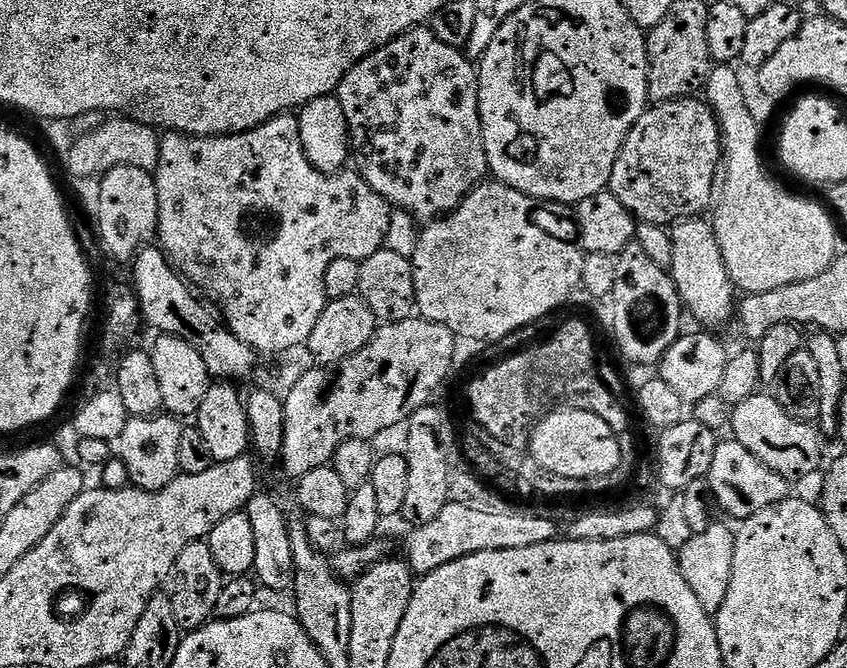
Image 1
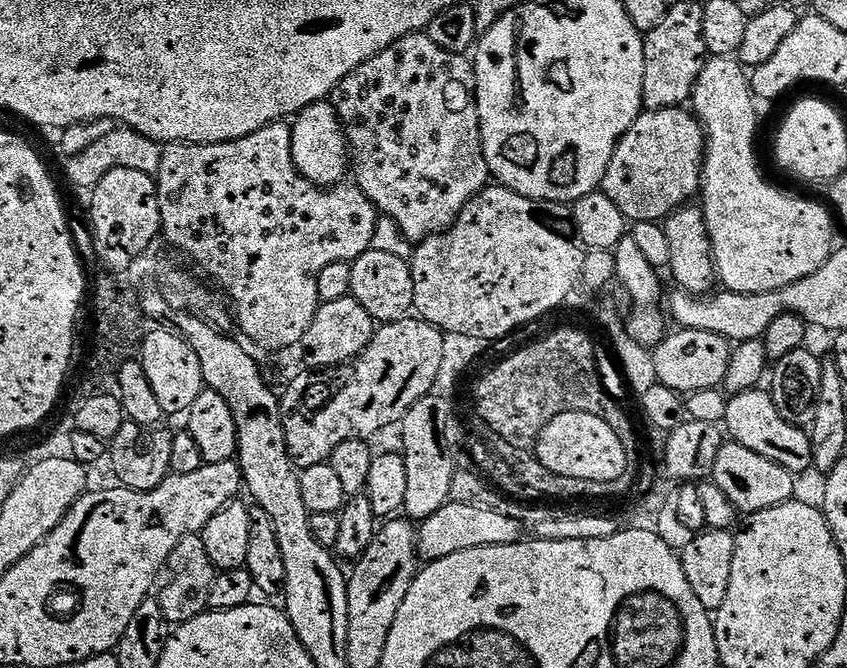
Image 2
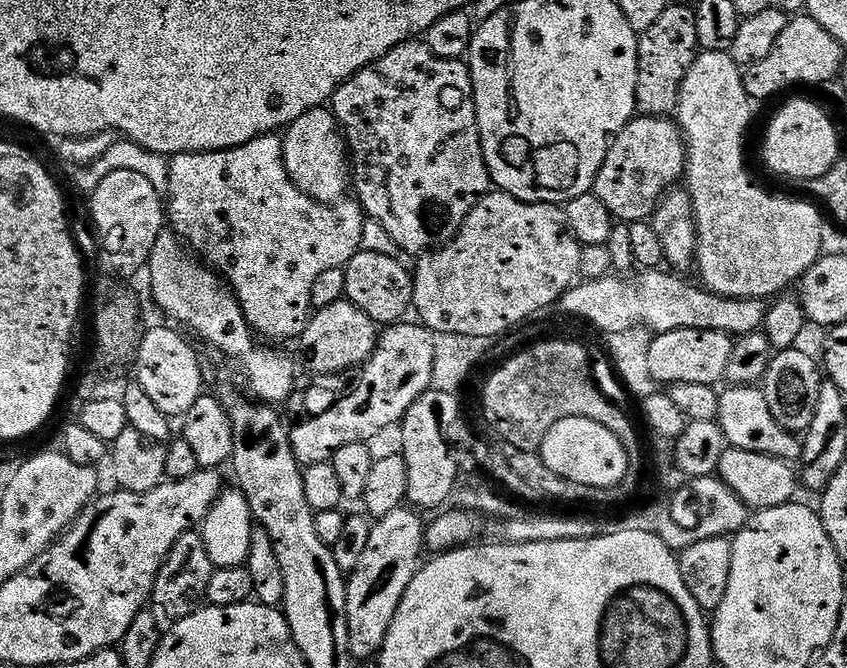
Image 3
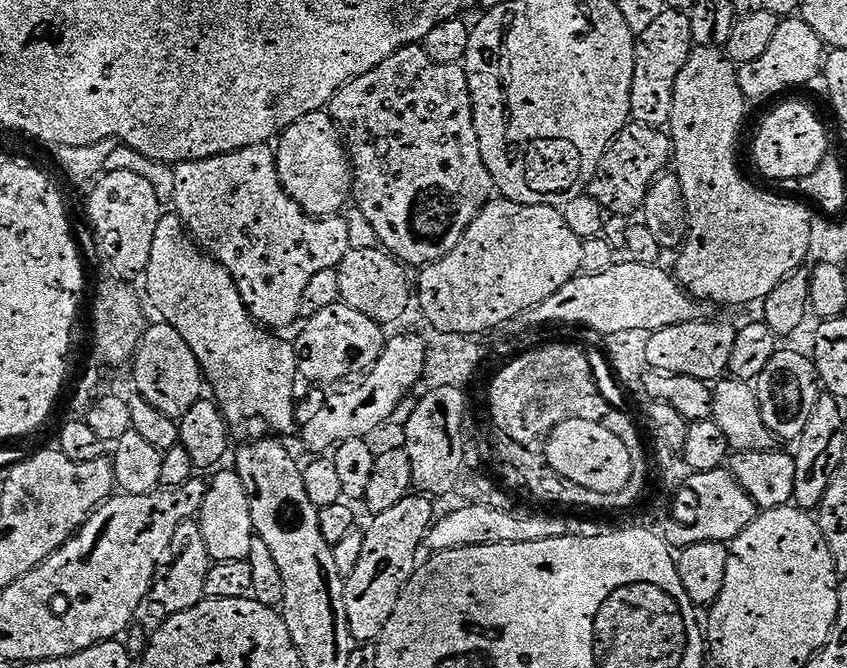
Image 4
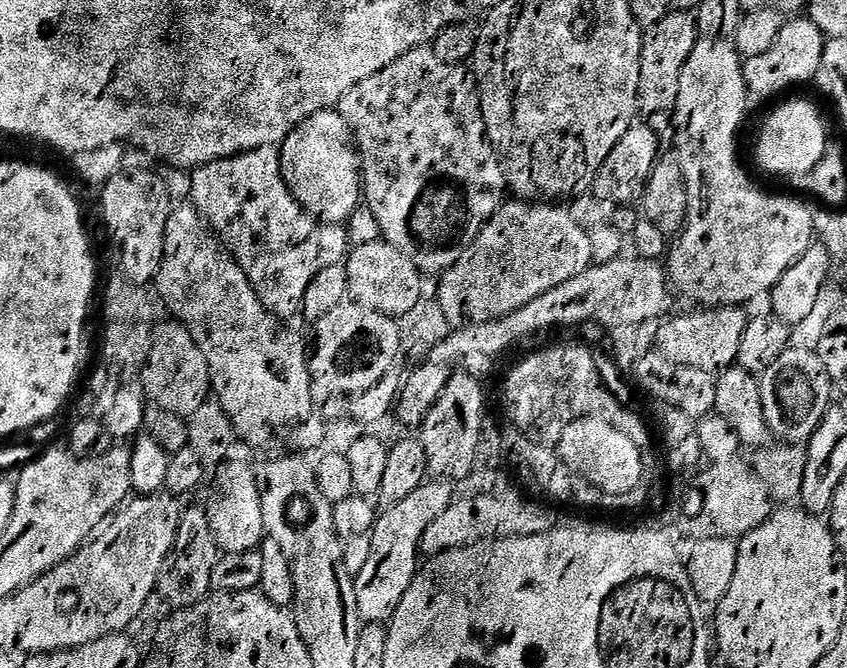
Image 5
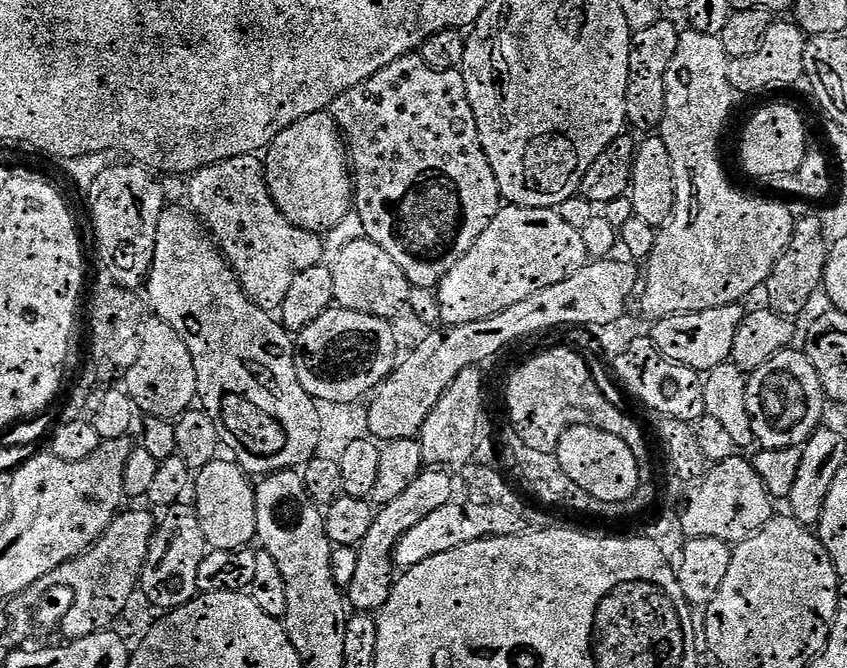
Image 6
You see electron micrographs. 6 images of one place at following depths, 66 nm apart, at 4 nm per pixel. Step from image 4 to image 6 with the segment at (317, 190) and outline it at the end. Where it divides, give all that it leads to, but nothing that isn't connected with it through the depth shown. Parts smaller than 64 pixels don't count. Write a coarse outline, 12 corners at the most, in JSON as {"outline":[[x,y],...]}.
{"outline":[[331,111],[286,126],[262,163],[296,227],[325,234],[354,204]]}

